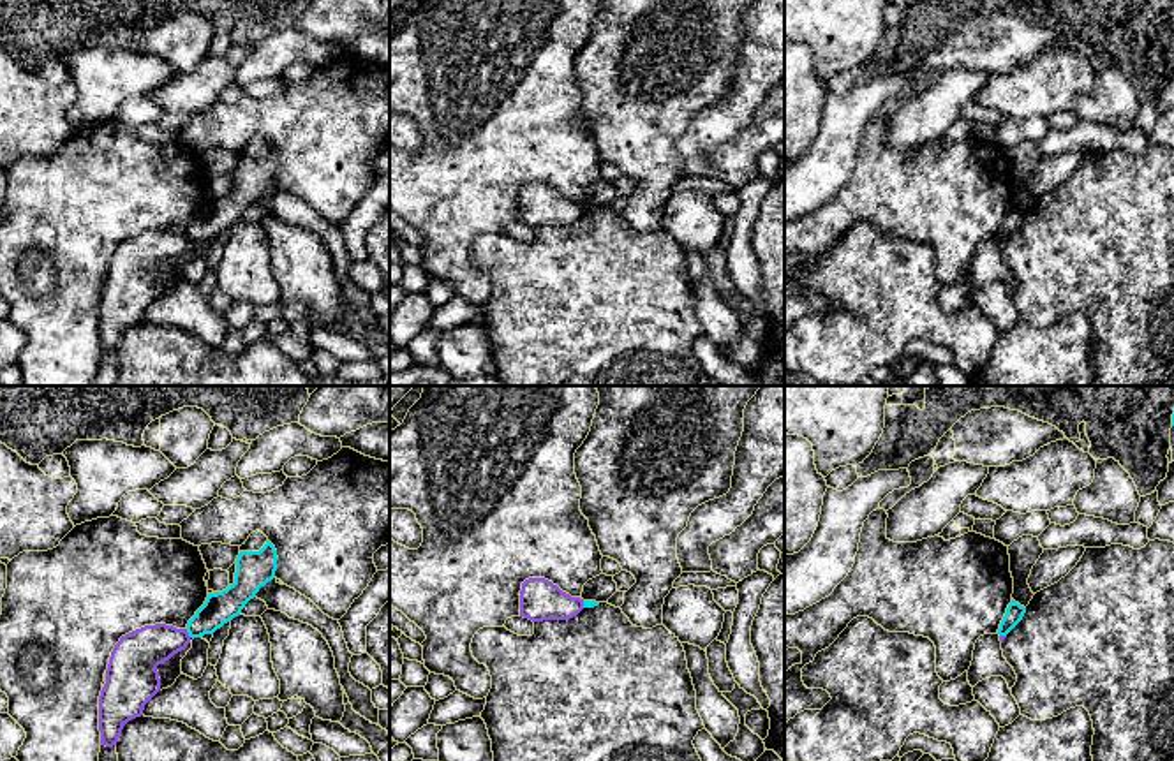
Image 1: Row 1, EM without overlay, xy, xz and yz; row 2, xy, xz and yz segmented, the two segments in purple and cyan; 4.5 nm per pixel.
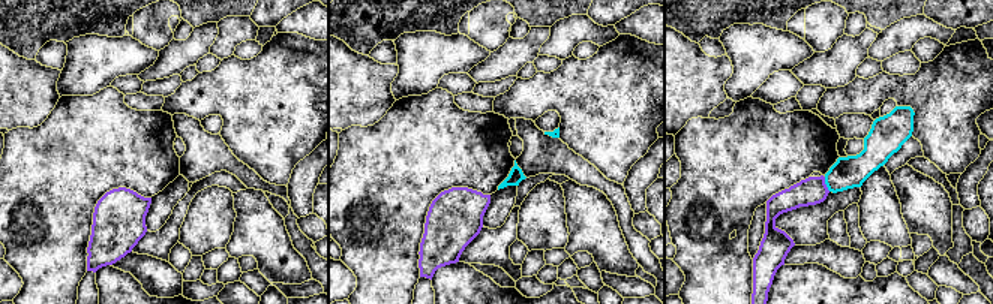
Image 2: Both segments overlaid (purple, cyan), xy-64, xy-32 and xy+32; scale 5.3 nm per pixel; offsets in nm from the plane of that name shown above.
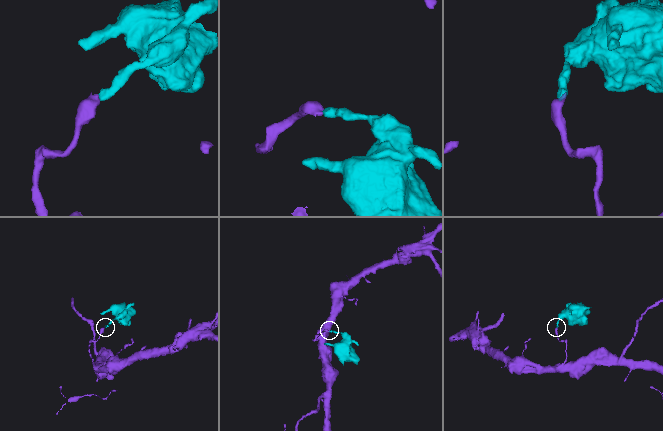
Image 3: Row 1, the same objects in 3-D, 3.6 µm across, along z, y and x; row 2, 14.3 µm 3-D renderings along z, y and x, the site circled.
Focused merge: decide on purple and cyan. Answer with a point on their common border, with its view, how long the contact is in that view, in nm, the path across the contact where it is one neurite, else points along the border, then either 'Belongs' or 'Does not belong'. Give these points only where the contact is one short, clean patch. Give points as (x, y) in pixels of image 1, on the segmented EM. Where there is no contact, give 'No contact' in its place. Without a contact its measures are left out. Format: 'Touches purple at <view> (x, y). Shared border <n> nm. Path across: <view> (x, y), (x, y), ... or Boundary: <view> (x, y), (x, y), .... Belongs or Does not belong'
Touches purple at xy (187, 633). Shared border 50 nm. Boundary: xy (185, 629), (191, 636). Does not belong

